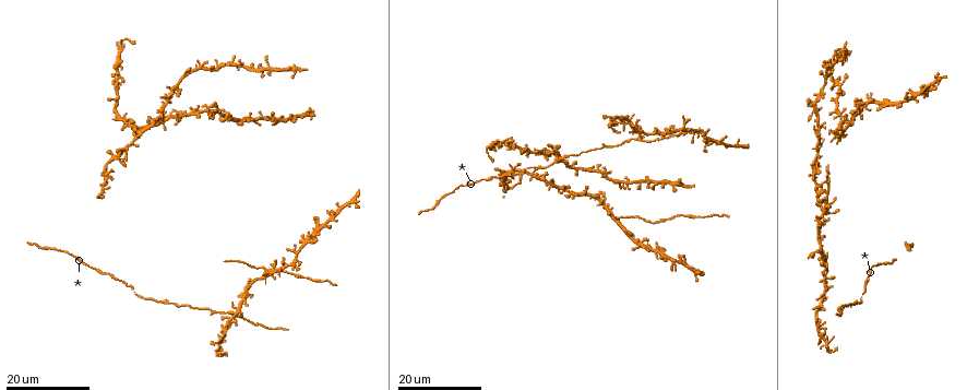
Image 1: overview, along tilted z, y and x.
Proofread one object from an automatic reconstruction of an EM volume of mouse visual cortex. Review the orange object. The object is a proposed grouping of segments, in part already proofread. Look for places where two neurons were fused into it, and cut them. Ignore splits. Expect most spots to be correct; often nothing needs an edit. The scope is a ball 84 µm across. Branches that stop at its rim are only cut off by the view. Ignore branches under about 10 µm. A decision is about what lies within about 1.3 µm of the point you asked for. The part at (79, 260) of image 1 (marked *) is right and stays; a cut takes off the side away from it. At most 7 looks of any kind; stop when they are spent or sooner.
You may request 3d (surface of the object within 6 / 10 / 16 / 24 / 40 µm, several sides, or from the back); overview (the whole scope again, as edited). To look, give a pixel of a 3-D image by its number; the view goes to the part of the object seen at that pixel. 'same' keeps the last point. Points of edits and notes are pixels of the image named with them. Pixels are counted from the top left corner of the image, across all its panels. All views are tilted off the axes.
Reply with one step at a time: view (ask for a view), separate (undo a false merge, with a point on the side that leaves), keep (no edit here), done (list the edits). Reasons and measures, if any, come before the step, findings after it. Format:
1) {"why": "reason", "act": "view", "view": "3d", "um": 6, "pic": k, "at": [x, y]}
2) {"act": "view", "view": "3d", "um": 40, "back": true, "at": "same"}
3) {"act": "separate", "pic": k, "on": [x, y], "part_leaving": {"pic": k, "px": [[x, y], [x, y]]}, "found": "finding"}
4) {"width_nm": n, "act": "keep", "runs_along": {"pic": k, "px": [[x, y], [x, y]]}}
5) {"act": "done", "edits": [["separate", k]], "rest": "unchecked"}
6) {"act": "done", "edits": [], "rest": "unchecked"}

{"why": "thick turns thin", "act": "view", "view": "3d", "um": 24, "pic": 1, "at": [97, 197]}

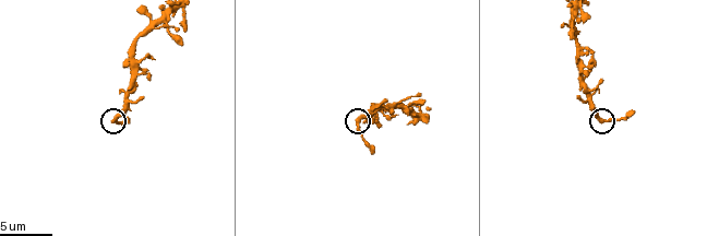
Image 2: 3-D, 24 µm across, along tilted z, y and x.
{"why": "zoom in", "act": "view", "view": "3d", "um": 10, "pic": 2, "at": [359, 122]}

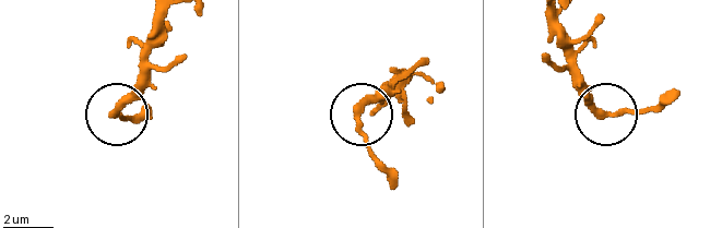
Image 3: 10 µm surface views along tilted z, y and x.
{"act": "view", "view": "3d", "um": 10, "back": true, "pic": 3, "at": [360, 111]}

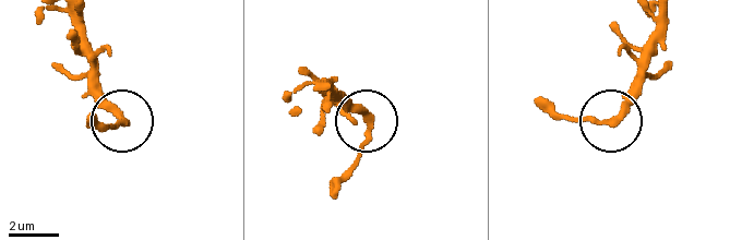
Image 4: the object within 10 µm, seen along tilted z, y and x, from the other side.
{"act": "keep", "found": "all the same neuron"}

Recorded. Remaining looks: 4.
{"why": "a fork", "act": "view", "view": "3d", "um": 16, "pic": 1, "at": [546, 158]}

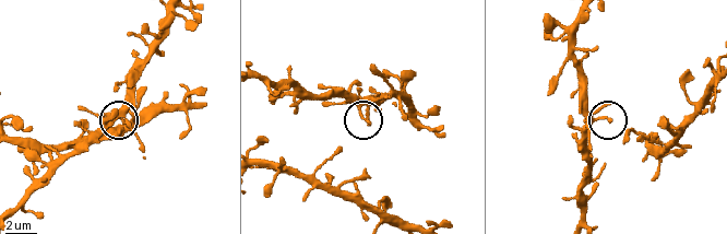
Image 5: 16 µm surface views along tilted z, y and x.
{"why": "closer look", "act": "view", "view": "3d", "um": 6, "pic": 5, "at": [603, 118]}

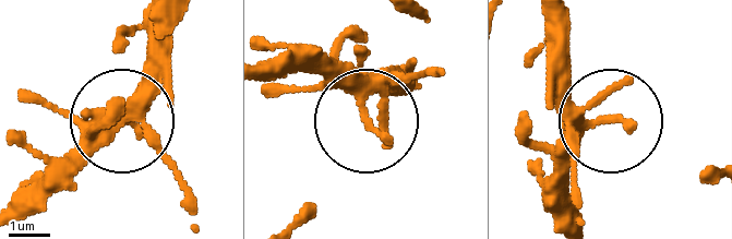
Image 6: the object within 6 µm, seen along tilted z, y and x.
{"act": "keep", "found": "all the same neuron"}

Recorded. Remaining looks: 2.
{"why": "thin arm on a thick one", "act": "view", "view": "3d", "um": 24, "pic": 1, "at": [830, 279]}

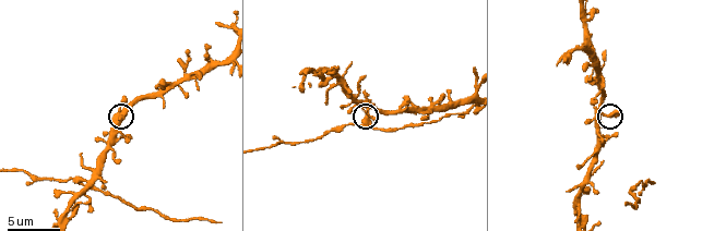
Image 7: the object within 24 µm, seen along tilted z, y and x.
{"act": "view", "view": "3d", "um": 10, "pic": 7, "at": [606, 116]}

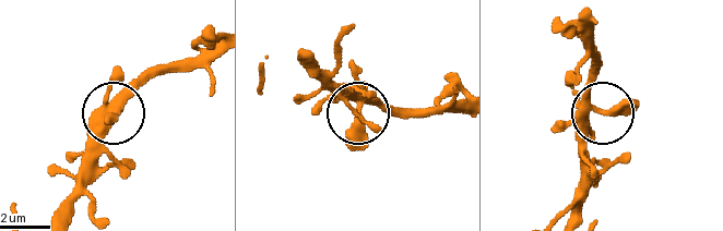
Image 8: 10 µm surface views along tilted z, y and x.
{"act": "keep", "found": "all the same neuron"}

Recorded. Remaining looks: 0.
{"act": "done", "edits": [], "rest": "unchecked"}

